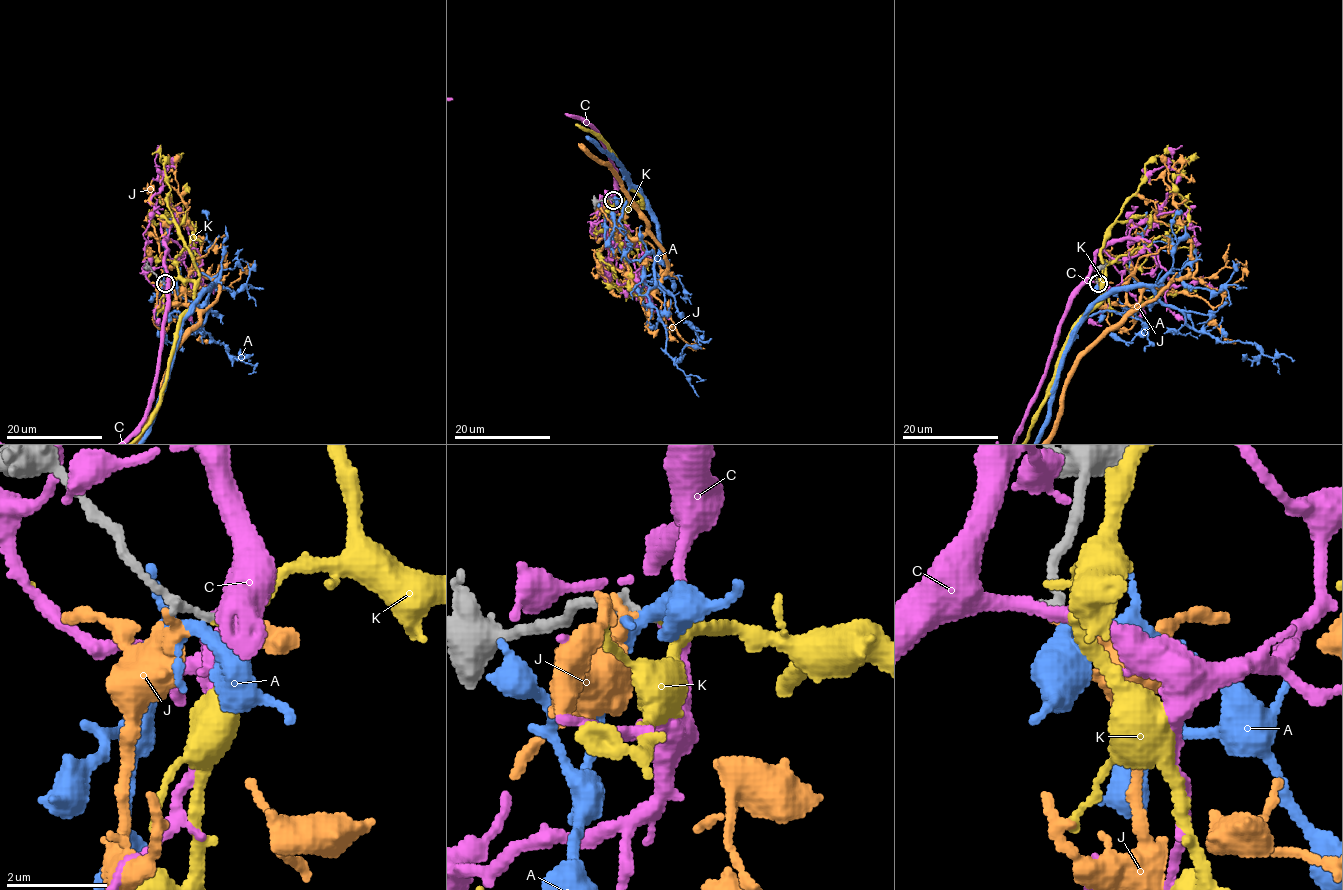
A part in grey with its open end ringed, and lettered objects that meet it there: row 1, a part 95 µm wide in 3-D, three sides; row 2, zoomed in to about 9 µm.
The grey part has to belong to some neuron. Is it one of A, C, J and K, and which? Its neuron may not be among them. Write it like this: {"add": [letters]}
{"add": ["K"]}

